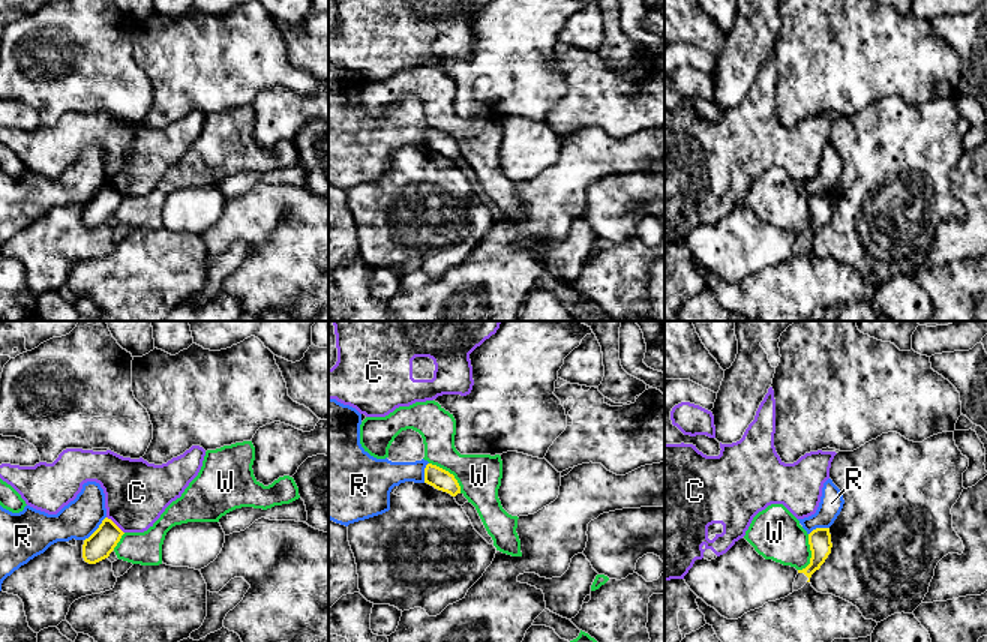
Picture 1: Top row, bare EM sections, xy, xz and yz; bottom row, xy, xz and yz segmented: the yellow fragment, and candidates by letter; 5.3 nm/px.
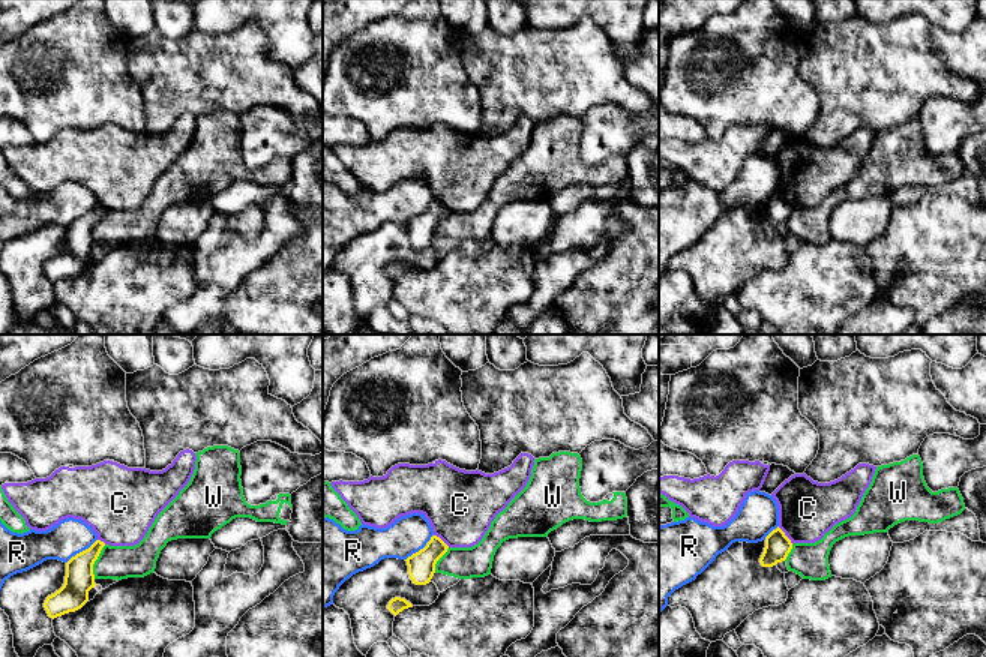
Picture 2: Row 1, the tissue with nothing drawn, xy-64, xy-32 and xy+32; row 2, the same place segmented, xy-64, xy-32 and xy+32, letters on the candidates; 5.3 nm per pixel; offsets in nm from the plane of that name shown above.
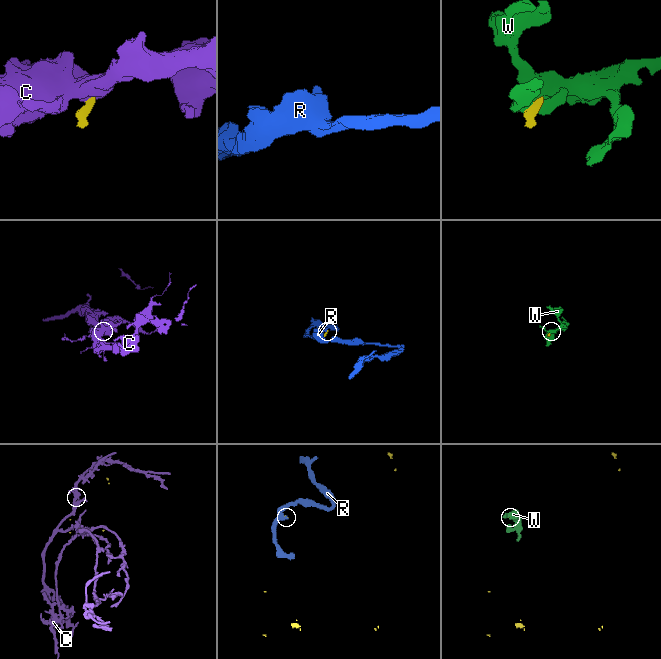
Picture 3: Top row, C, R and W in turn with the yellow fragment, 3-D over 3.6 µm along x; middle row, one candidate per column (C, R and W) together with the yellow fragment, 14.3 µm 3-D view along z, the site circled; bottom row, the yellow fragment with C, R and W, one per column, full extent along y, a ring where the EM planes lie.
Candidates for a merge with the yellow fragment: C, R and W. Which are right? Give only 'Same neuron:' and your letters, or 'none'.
Same neuron: none

